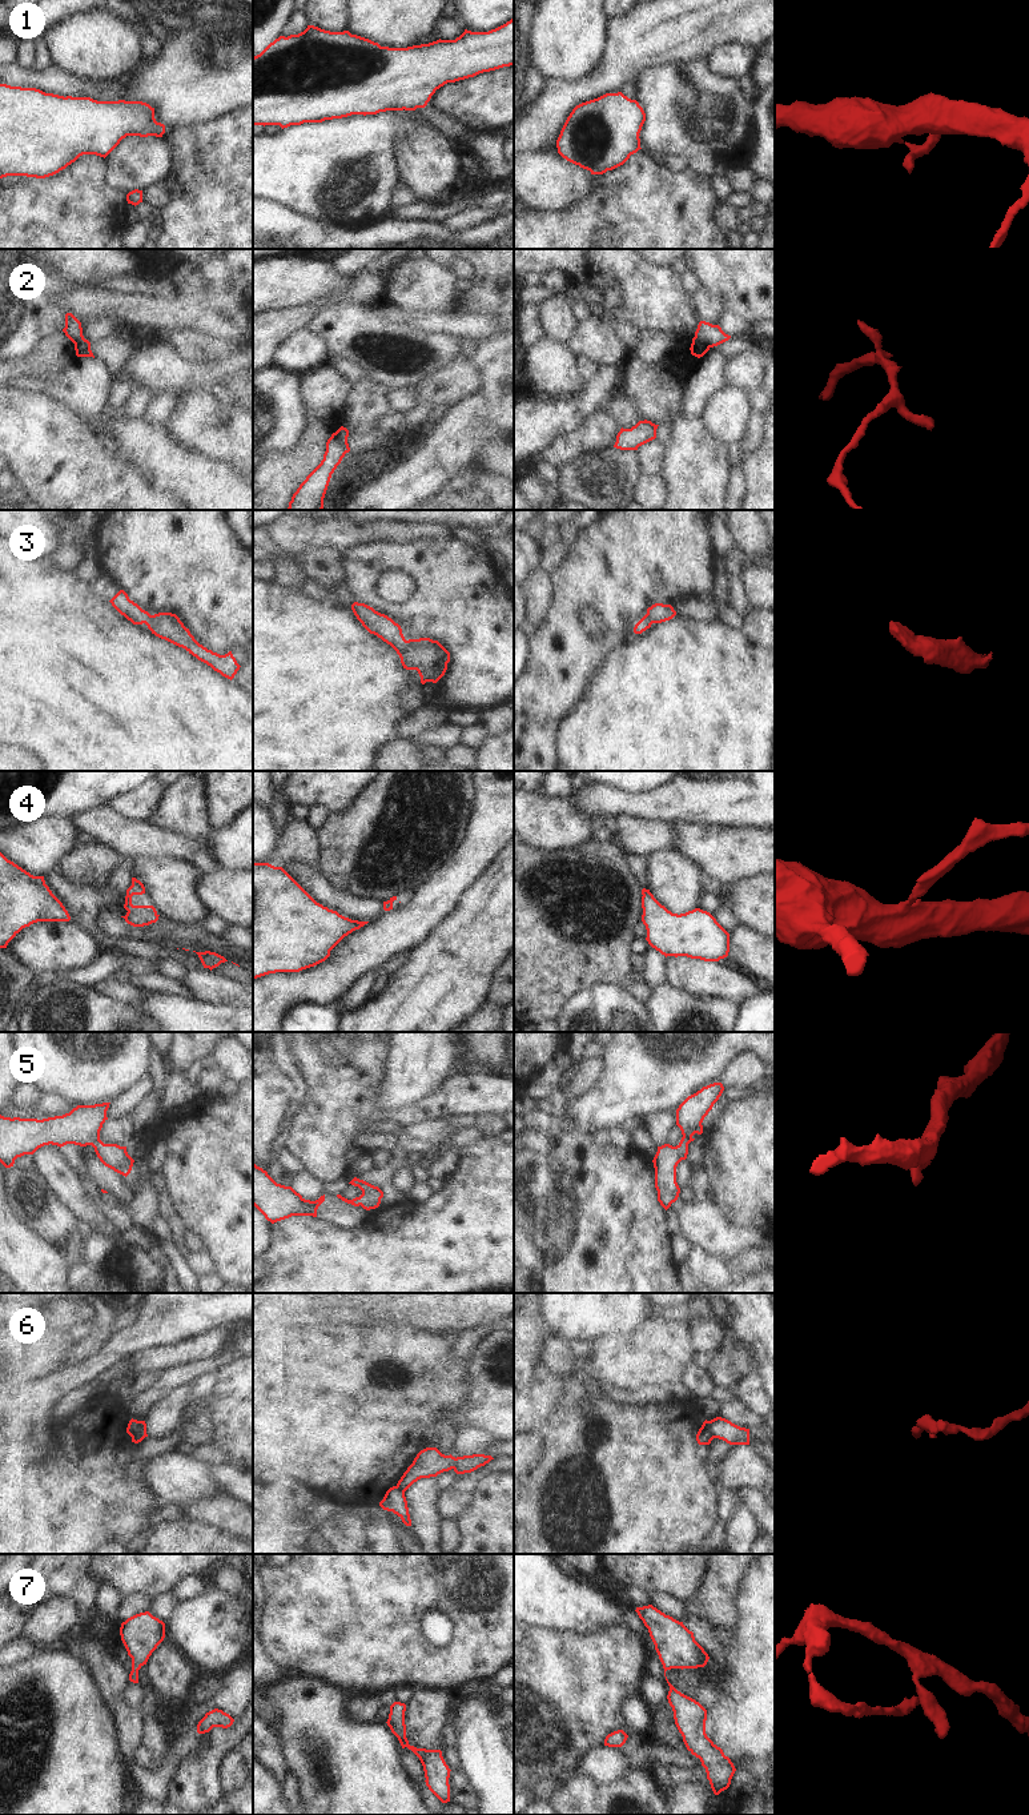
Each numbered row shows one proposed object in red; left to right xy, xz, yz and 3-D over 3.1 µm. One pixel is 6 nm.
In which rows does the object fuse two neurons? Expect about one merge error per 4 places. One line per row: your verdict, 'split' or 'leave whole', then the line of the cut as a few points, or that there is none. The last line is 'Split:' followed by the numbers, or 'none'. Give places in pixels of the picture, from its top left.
1: leave whole | no cut
2: split | yz (695, 336), (708, 348)
3: leave whole | no cut
4: leave whole | no cut
5: leave whole | no cut
6: split | yz (707, 1421), (714, 1437)
7: leave whole | no cut
Split: 2, 6

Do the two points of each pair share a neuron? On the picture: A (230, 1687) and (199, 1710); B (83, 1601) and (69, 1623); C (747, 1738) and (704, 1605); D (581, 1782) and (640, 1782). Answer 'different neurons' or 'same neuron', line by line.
A: same neuron
B: different neurons
C: different neurons
D: same neuron

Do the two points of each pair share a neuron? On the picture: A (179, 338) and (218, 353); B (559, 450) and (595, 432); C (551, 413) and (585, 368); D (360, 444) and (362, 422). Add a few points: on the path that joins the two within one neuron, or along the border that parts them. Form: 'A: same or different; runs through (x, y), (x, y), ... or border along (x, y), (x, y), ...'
A: same; runs through (188, 345), (209, 350)
B: same; runs through (569, 446), (586, 438)
C: different; border along (599, 368), (586, 381)
D: different; border along (376, 428), (348, 440)

